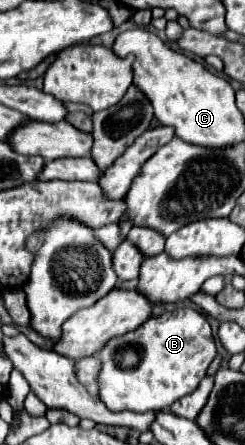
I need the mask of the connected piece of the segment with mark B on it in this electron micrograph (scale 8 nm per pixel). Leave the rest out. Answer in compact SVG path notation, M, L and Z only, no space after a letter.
M175 308L153 316L147 324L111 338L99 352L99 398L109 410L169 410L181 396L193 392L215 358L215 340L205 316L193 308Z

